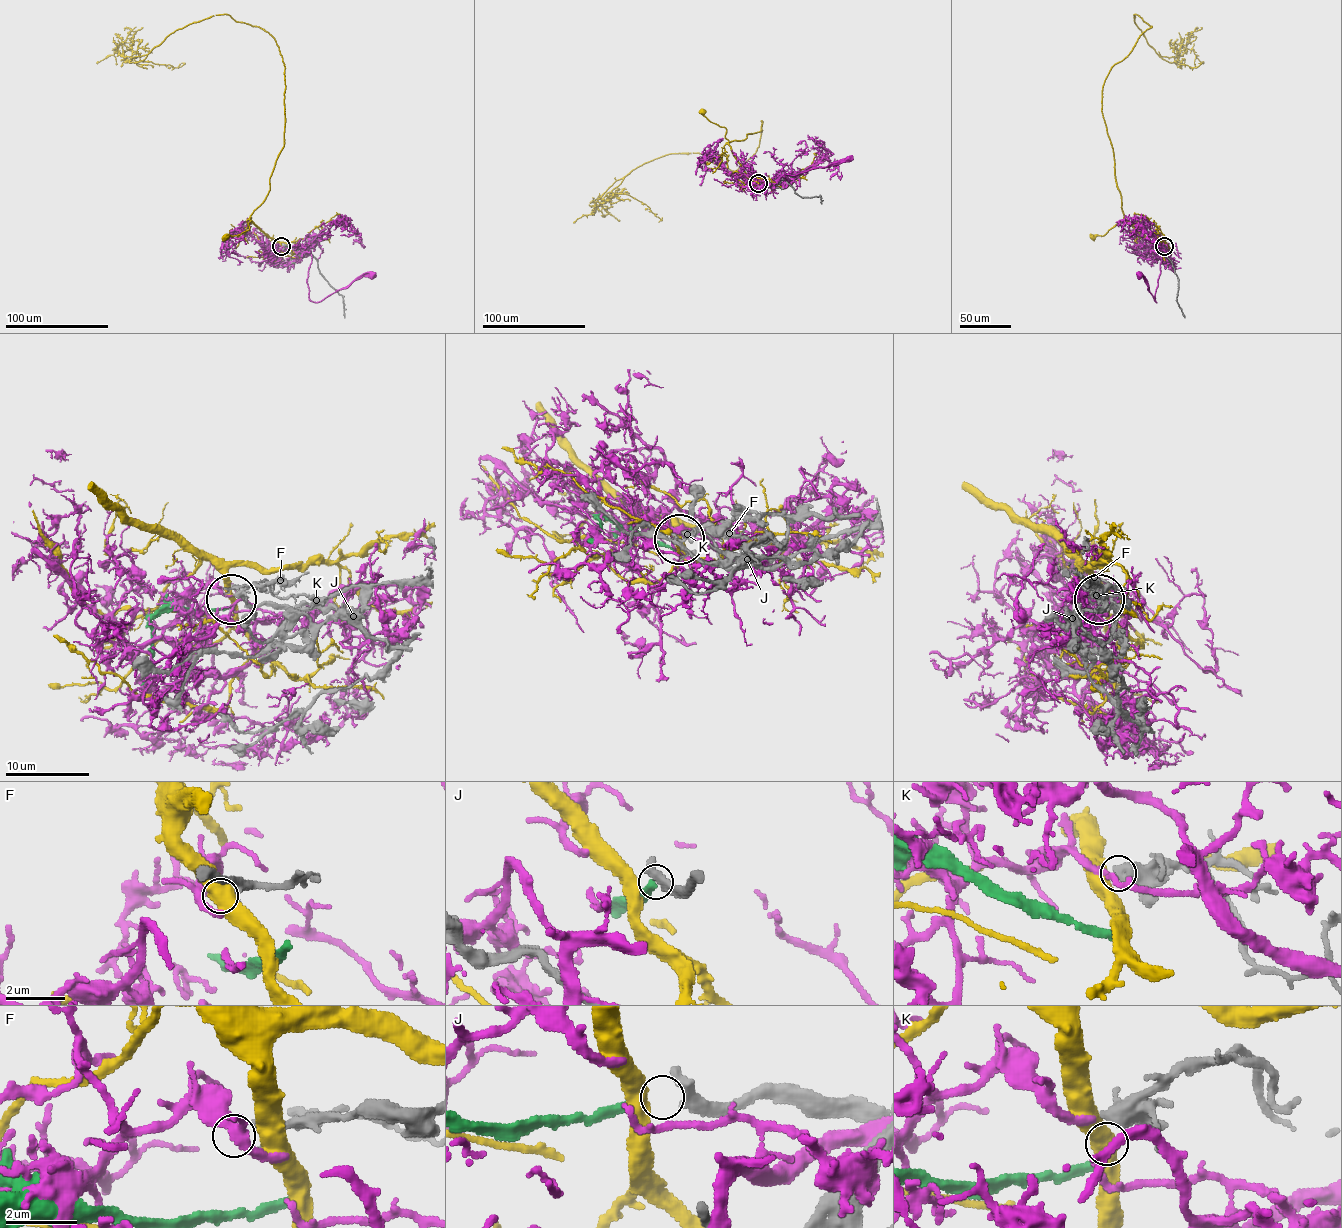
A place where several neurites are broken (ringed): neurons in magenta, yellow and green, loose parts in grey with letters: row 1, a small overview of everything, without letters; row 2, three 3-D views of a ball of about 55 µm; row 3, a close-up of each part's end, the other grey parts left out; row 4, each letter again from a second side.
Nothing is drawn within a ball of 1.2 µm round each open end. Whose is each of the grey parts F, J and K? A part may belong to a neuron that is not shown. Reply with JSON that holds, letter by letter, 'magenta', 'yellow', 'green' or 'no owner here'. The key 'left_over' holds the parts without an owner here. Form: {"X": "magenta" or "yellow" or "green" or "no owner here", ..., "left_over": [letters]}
{"F": "no owner here", "J": "green", "K": "magenta", "left_over": ["F"]}

